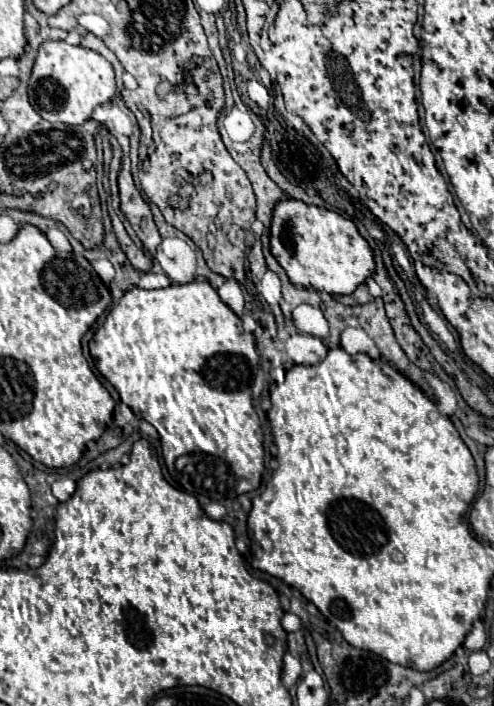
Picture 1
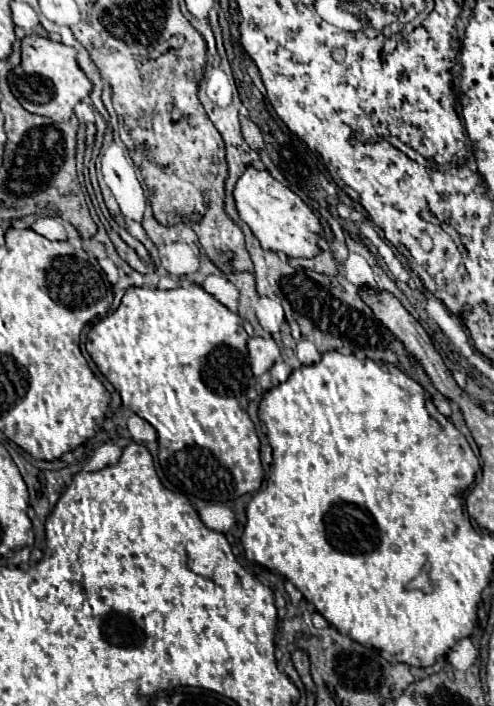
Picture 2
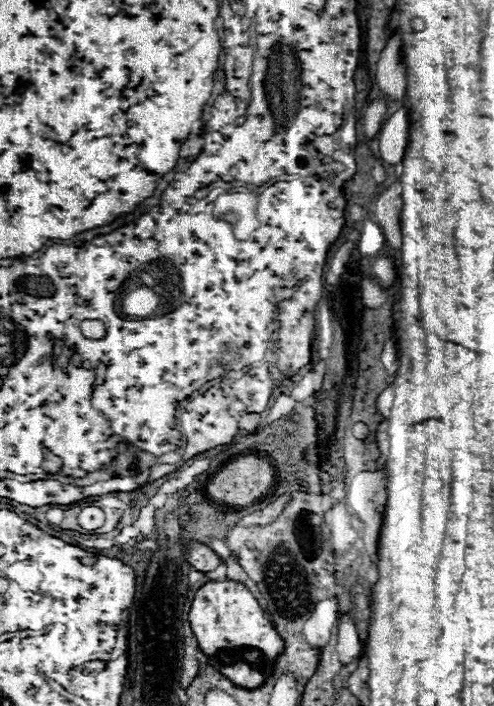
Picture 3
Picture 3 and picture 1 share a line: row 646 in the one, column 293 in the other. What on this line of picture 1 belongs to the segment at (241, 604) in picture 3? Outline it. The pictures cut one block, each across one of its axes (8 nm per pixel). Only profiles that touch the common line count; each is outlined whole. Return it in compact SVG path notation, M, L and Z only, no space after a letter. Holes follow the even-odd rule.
M280 200L274 208L270 248L294 286L332 296L352 294L376 270L374 252L360 236L356 224L332 210L308 206L300 200Z

